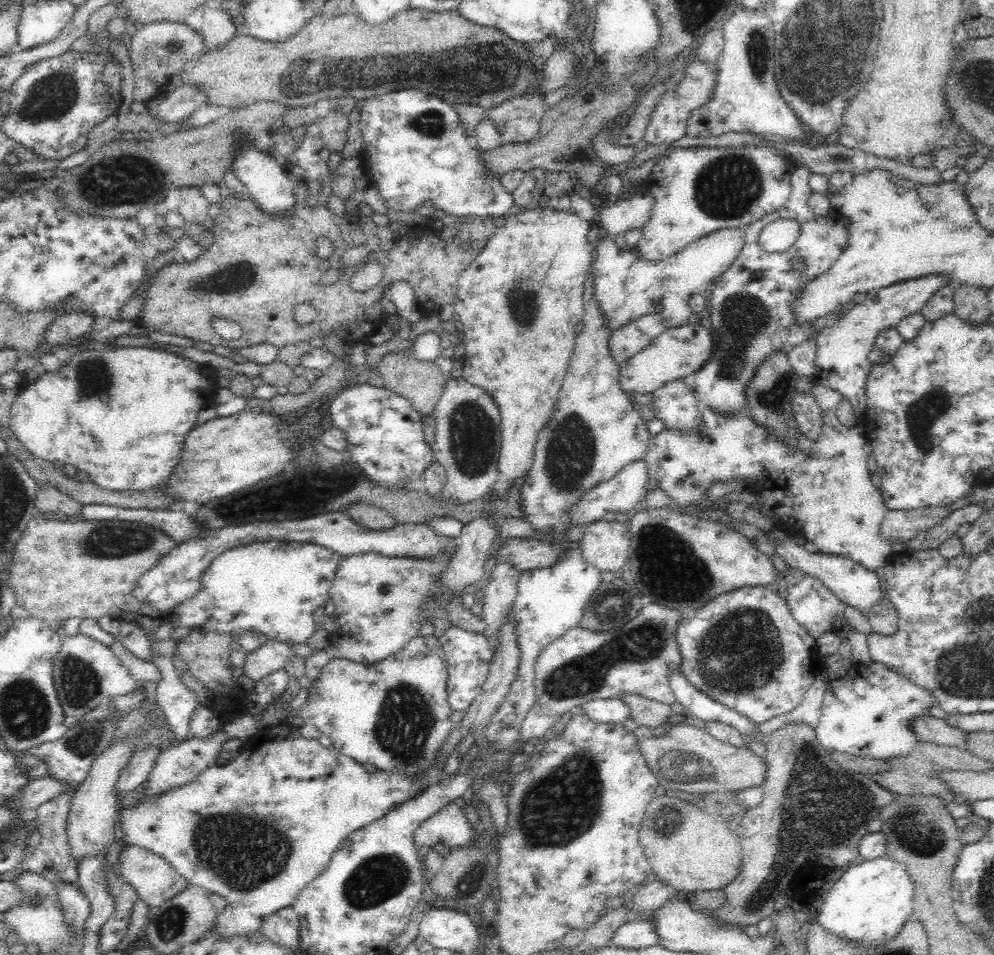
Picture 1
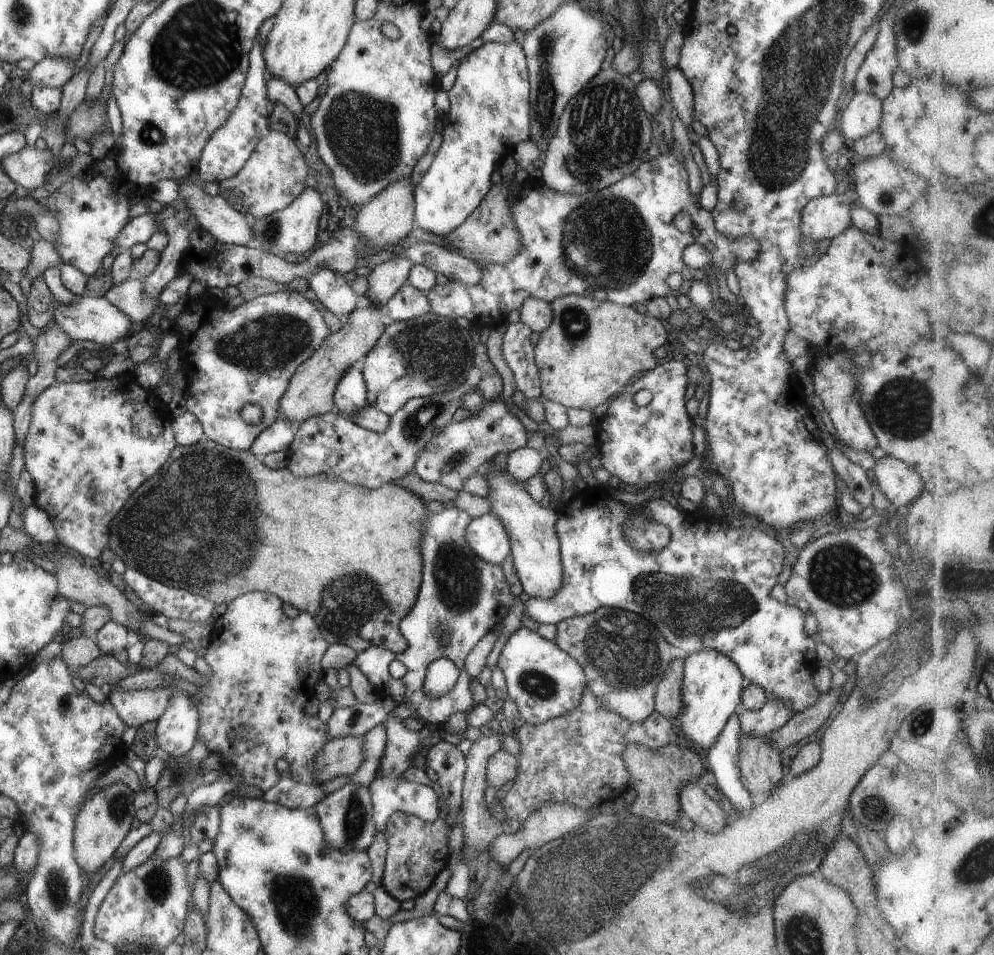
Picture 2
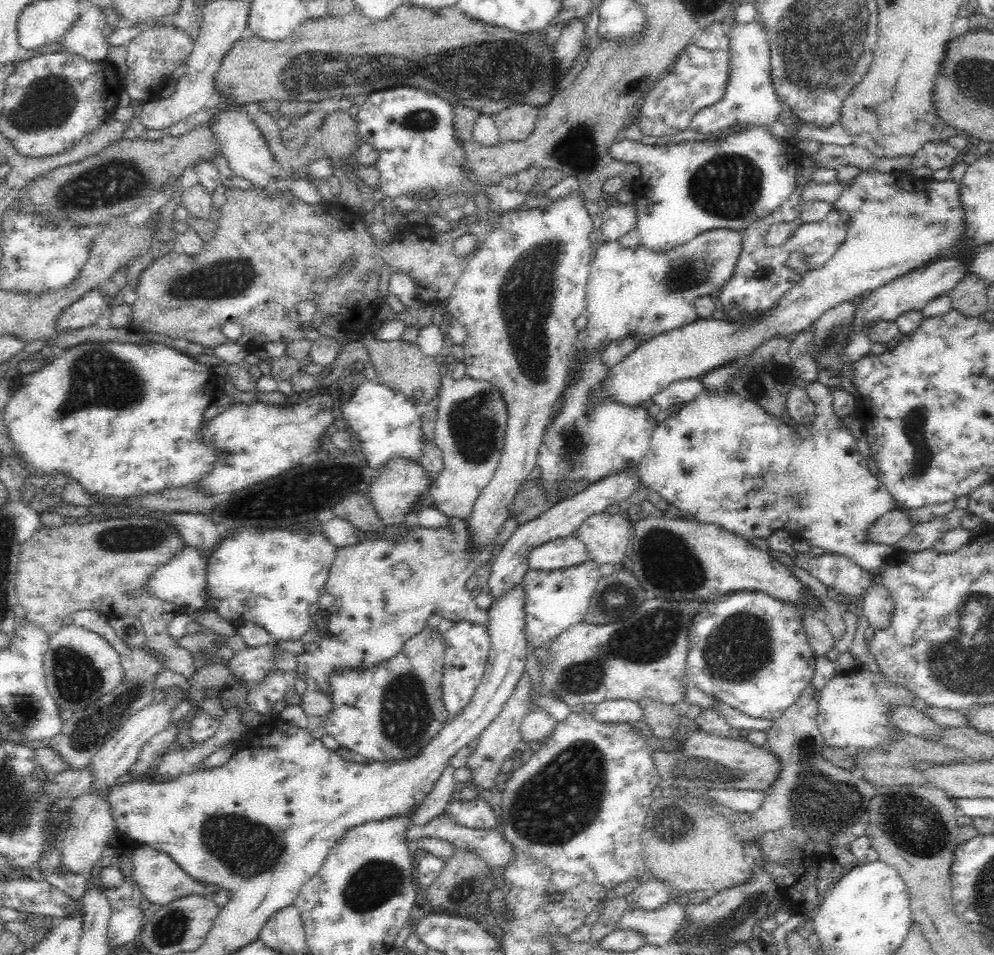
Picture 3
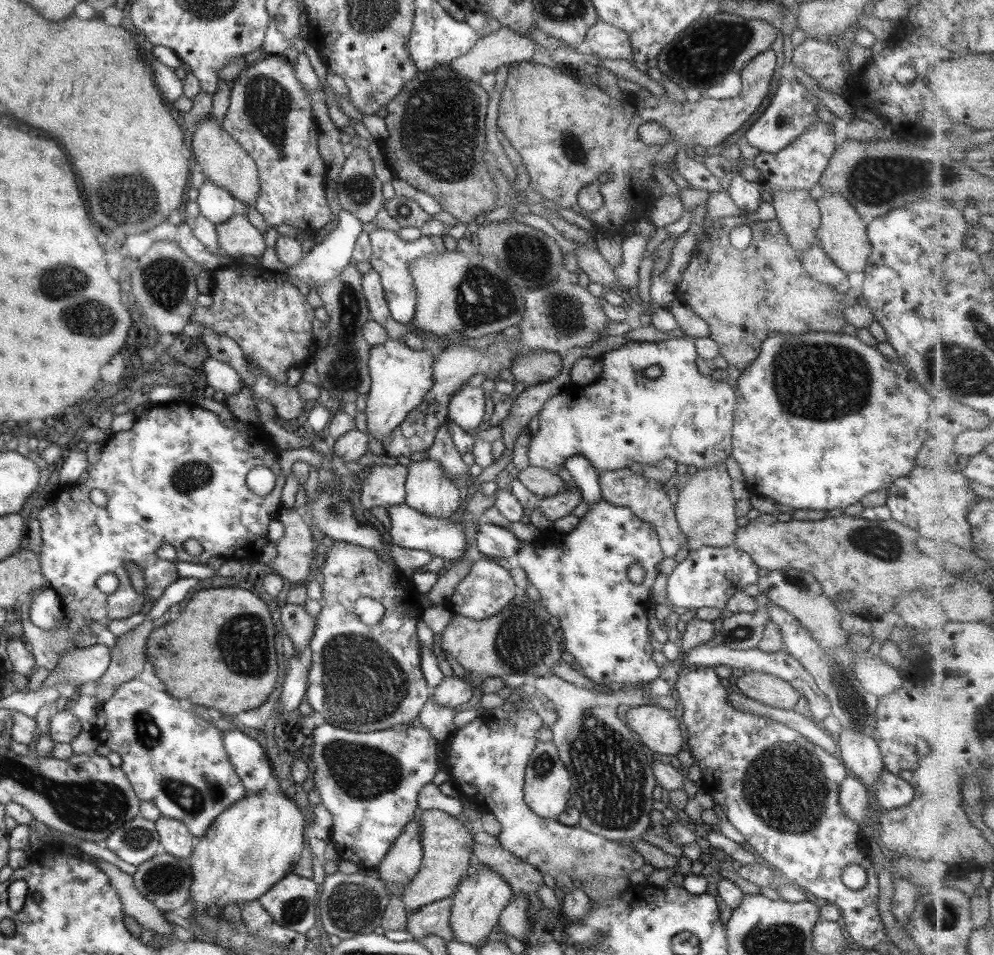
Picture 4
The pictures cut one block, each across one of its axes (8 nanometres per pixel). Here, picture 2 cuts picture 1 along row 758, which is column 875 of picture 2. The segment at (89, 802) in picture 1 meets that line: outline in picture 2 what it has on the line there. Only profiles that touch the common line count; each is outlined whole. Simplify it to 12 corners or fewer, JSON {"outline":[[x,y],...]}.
{"outline":[[853,92],[839,133],[857,140],[879,128],[882,101]]}

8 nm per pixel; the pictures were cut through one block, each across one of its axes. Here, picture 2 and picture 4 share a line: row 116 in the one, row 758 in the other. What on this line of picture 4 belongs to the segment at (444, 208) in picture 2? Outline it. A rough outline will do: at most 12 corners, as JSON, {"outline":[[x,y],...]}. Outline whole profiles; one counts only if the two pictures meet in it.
{"outline":[[484,715],[449,737],[449,781],[500,846],[552,881],[627,877],[631,847],[539,818],[522,791],[543,724]]}

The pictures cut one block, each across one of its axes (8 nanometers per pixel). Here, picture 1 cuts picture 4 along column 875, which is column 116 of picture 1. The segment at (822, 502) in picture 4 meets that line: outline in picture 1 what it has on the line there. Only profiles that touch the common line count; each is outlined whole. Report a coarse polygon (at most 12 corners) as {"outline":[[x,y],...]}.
{"outline":[[147,347],[71,357],[9,430],[108,491],[162,484],[217,388]]}

